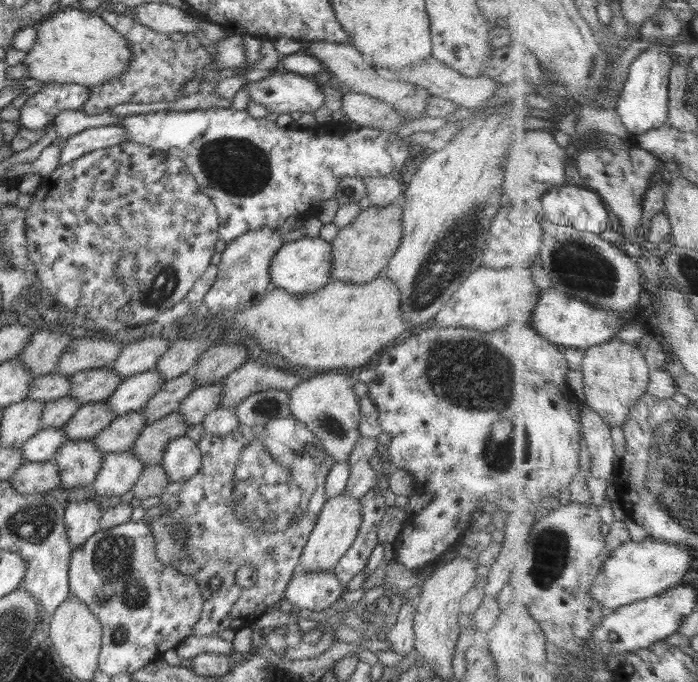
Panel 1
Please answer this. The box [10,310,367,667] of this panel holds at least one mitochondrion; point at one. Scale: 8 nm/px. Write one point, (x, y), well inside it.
(266, 499)

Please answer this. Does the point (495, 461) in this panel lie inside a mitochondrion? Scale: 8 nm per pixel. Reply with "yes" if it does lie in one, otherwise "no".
yes

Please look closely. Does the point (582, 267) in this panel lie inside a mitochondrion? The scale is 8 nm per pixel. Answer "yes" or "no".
yes

